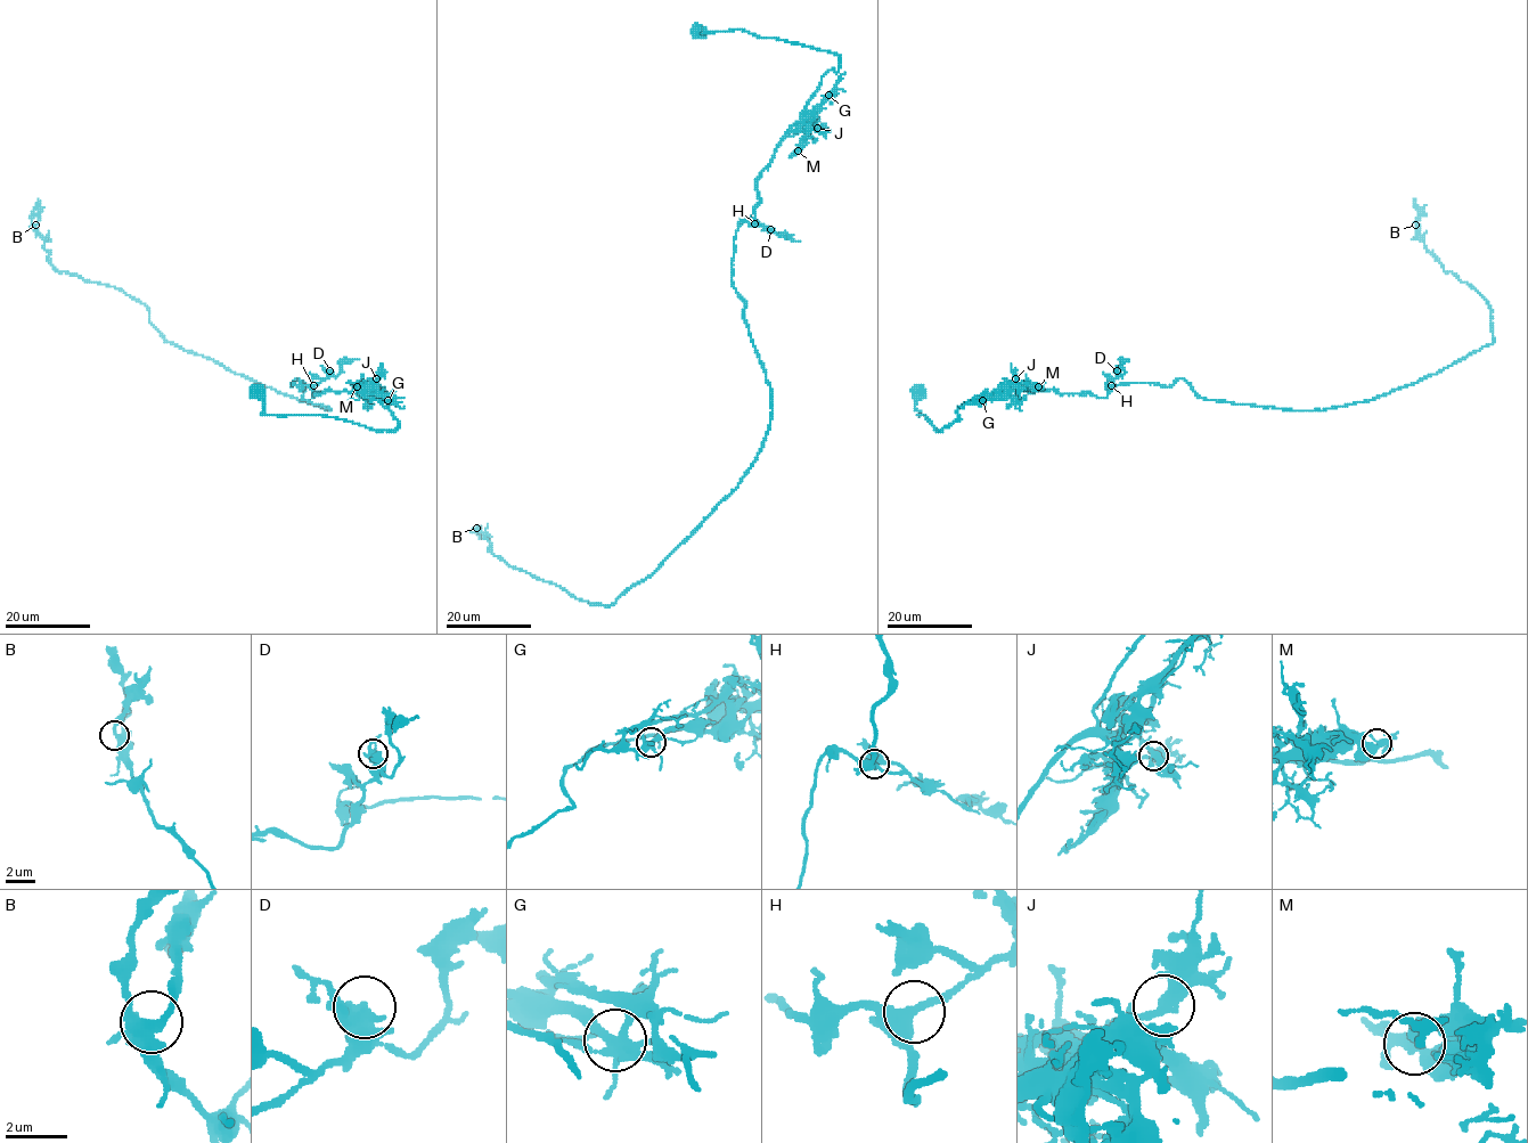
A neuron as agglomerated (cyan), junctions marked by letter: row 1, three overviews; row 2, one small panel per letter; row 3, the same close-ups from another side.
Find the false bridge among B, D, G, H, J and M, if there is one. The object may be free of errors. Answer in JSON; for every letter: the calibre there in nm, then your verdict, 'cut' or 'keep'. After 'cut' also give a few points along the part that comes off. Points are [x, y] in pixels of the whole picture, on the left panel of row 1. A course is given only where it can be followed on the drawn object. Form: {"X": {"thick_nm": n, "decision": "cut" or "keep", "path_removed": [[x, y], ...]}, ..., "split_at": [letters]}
{"B": {"thick_nm": 360, "decision": "keep"}, "D": {"thick_nm": 460, "decision": "keep"}, "G": {"thick_nm": 320, "decision": "cut", "path_removed": [[387, 400], [349, 383]]}, "H": {"thick_nm": 380, "decision": "keep"}, "J": {"thick_nm": 320, "decision": "keep"}, "M": {"thick_nm": 360, "decision": "keep"}, "split_at": ["G"]}

